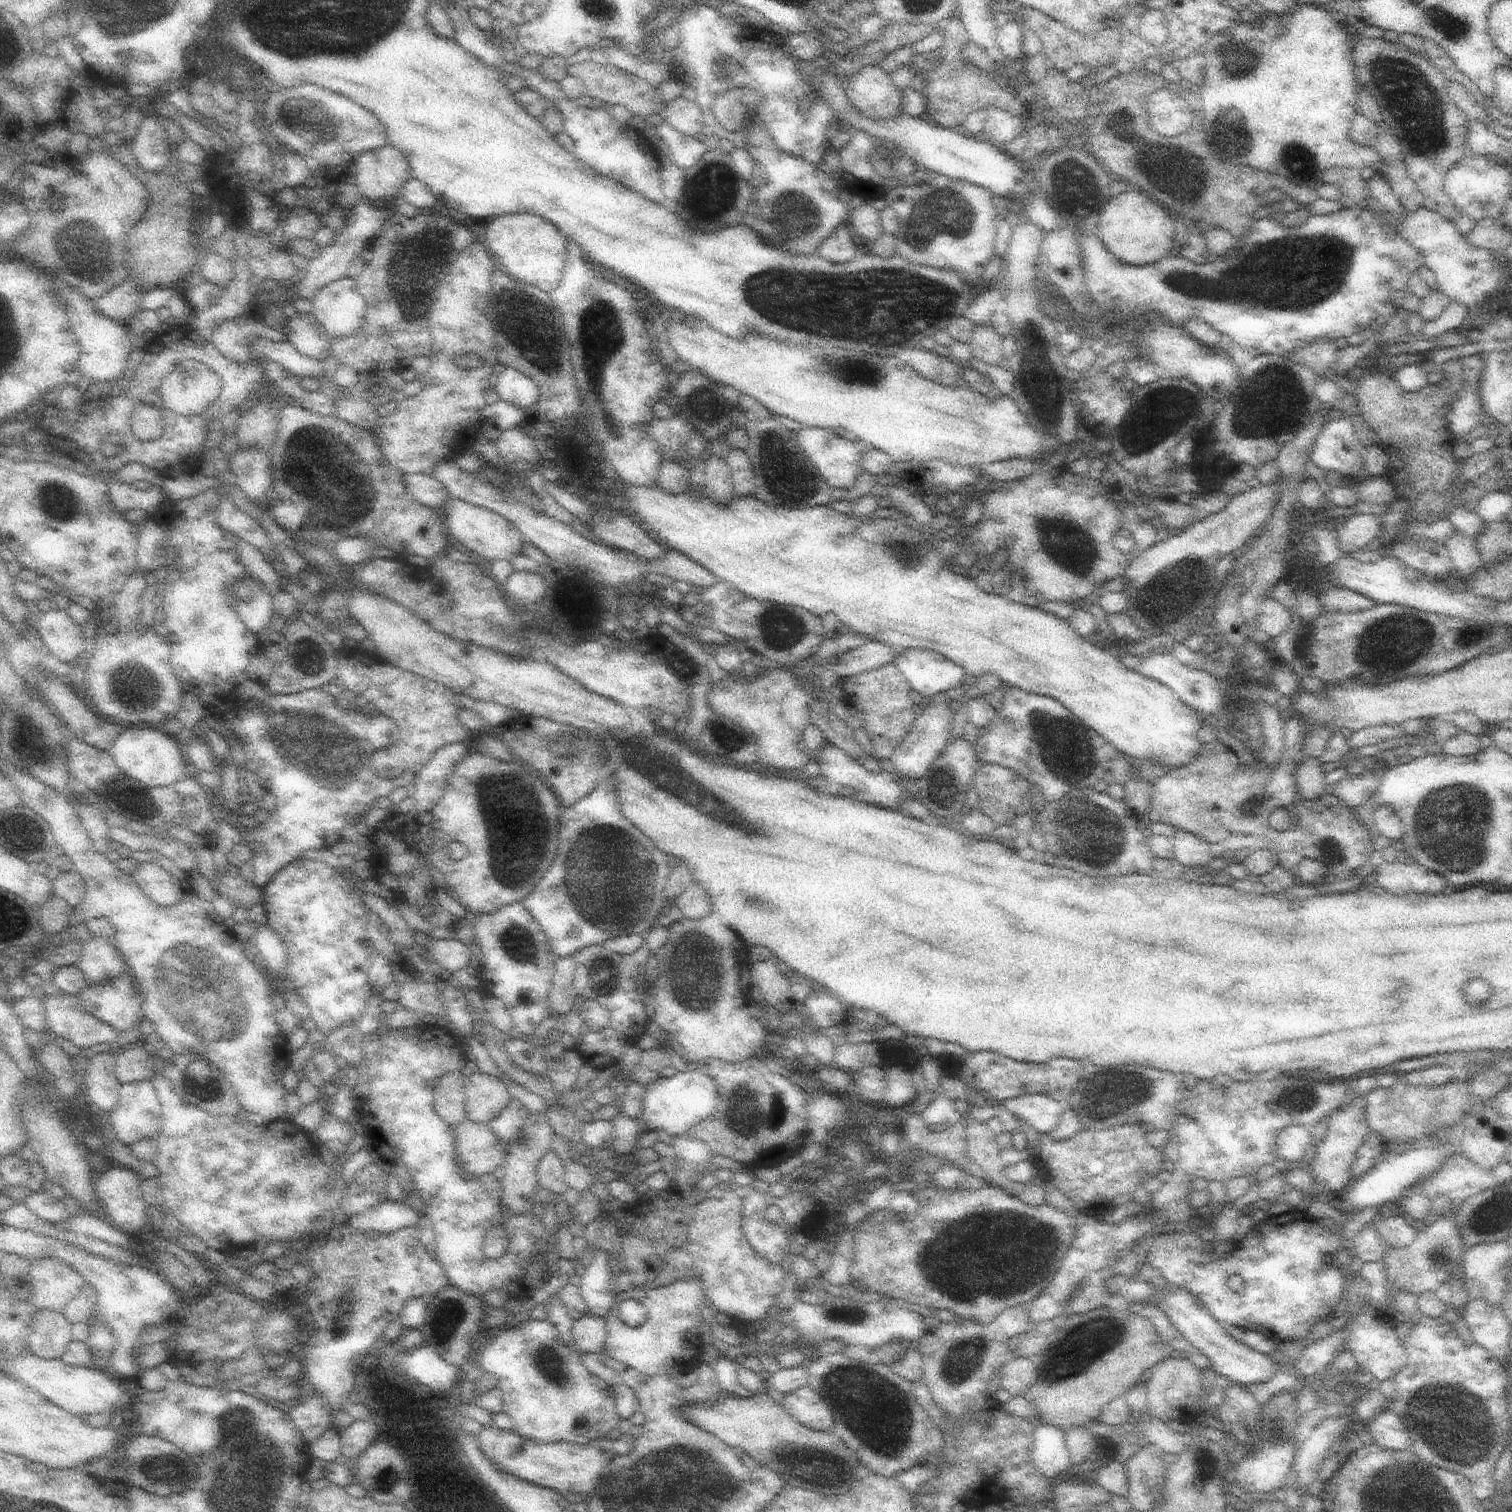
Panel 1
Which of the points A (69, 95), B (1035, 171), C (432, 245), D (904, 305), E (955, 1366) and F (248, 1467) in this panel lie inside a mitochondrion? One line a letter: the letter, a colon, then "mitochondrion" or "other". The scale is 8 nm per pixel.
A: other
B: other
C: mitochondrion
D: mitochondrion
E: mitochondrion
F: mitochondrion

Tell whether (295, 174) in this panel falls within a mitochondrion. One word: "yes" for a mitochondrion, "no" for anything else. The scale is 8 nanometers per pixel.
no

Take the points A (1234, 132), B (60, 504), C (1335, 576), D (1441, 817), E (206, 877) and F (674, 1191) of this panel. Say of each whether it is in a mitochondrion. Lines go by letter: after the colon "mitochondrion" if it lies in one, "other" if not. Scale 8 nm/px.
A: mitochondrion
B: mitochondrion
C: other
D: mitochondrion
E: other
F: other

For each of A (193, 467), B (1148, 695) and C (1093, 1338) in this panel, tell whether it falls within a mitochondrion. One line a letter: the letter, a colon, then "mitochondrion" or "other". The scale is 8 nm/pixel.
A: other
B: other
C: mitochondrion

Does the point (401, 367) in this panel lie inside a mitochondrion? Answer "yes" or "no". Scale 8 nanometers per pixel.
no

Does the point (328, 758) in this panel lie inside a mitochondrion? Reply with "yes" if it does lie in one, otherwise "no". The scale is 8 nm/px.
yes

